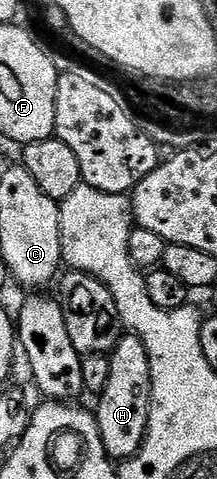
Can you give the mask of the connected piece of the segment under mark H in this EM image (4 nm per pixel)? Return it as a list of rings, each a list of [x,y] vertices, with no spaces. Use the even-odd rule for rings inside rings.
[[[124,334],[108,356],[108,361],[110,379],[106,382],[106,390],[98,393],[97,400],[100,401],[94,407],[94,415],[109,457],[123,462],[138,454],[144,444],[144,435],[148,433],[148,411],[152,405],[150,358],[146,354],[146,346],[138,337]]]

